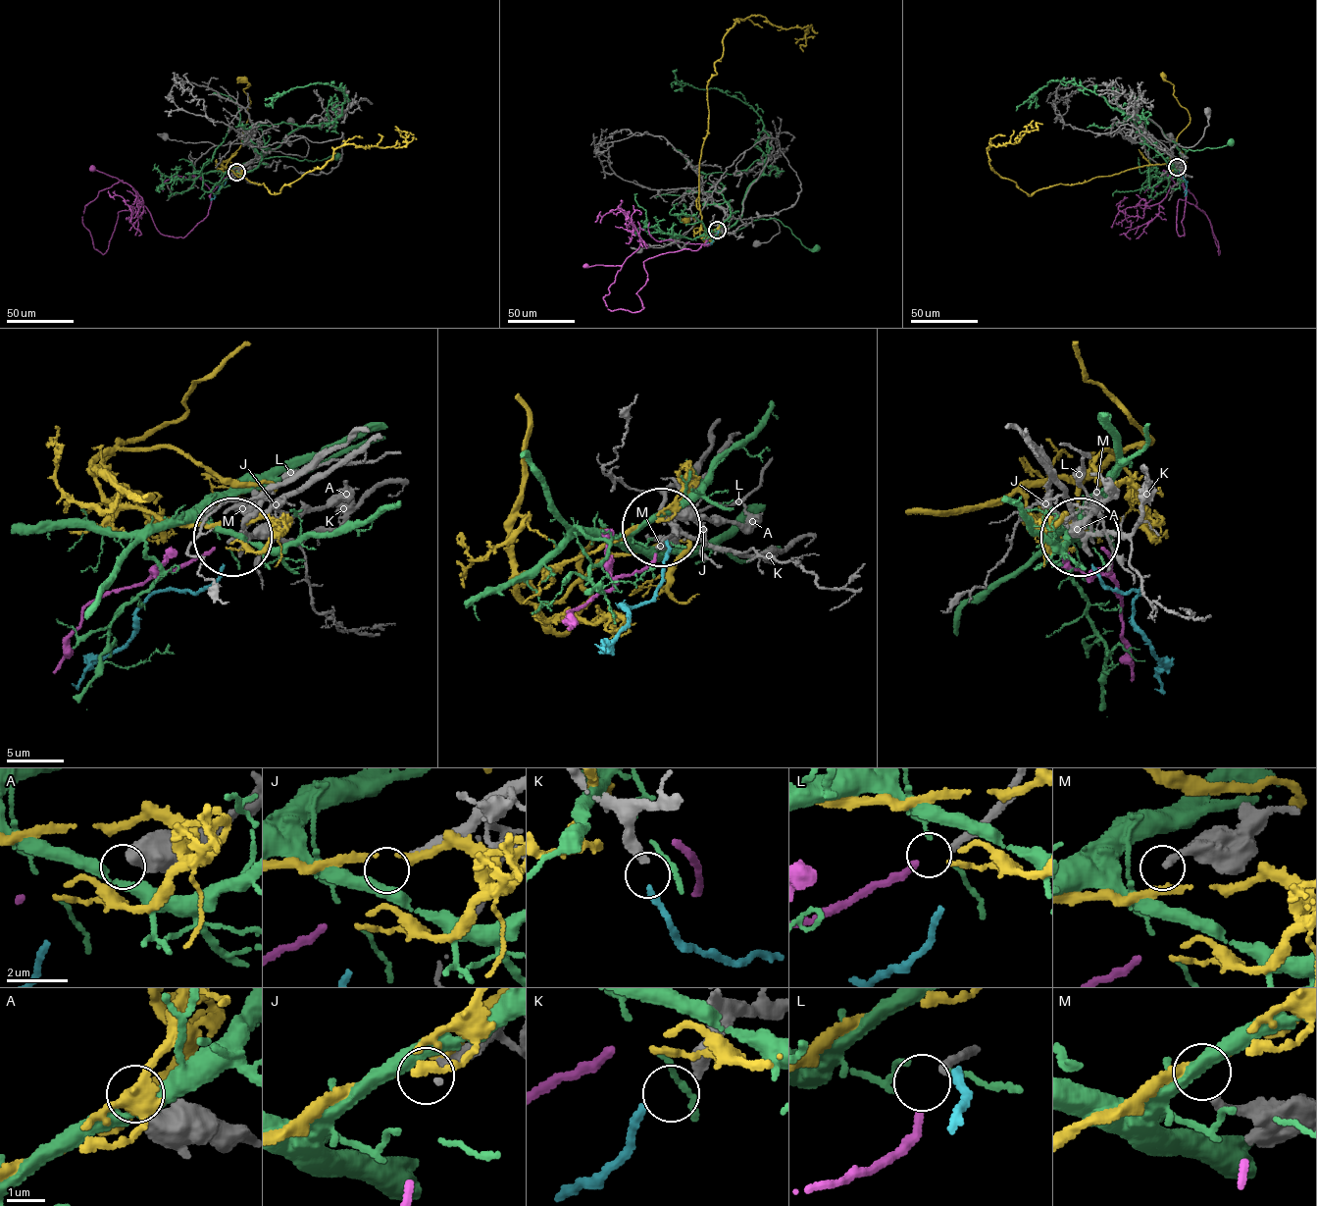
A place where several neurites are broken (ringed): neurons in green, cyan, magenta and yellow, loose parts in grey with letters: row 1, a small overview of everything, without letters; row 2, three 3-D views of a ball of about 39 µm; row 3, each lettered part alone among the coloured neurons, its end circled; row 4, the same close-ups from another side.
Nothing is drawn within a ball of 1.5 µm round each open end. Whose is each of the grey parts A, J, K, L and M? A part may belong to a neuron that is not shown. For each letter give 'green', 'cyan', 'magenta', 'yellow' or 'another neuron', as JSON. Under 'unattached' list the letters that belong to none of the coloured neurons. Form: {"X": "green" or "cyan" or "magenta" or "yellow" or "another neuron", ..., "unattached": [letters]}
{"A": "another neuron", "J": "another neuron", "K": "cyan", "L": "magenta", "M": "another neuron", "unattached": ["A", "J", "M"]}

